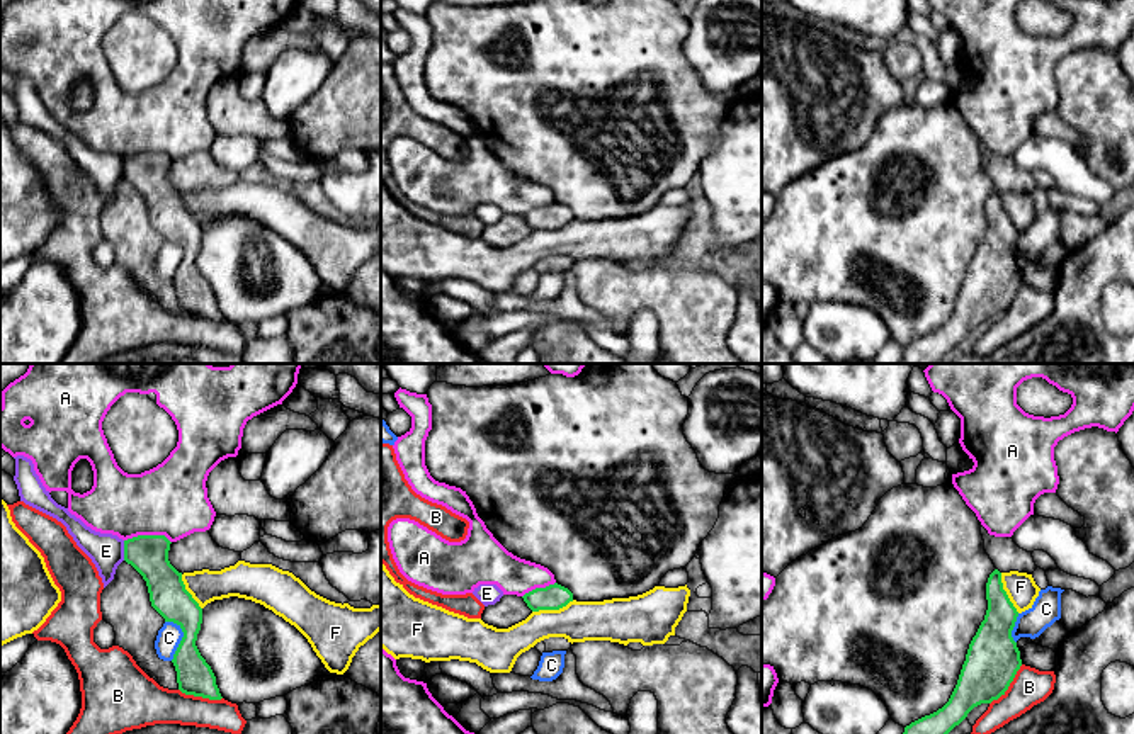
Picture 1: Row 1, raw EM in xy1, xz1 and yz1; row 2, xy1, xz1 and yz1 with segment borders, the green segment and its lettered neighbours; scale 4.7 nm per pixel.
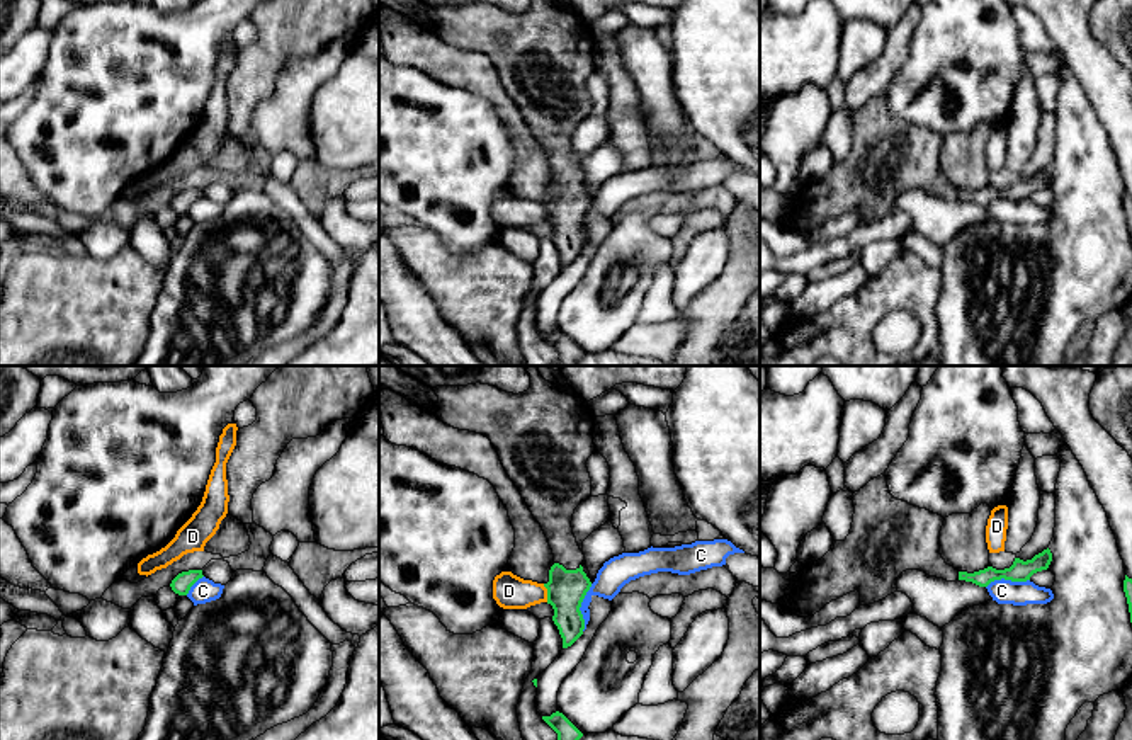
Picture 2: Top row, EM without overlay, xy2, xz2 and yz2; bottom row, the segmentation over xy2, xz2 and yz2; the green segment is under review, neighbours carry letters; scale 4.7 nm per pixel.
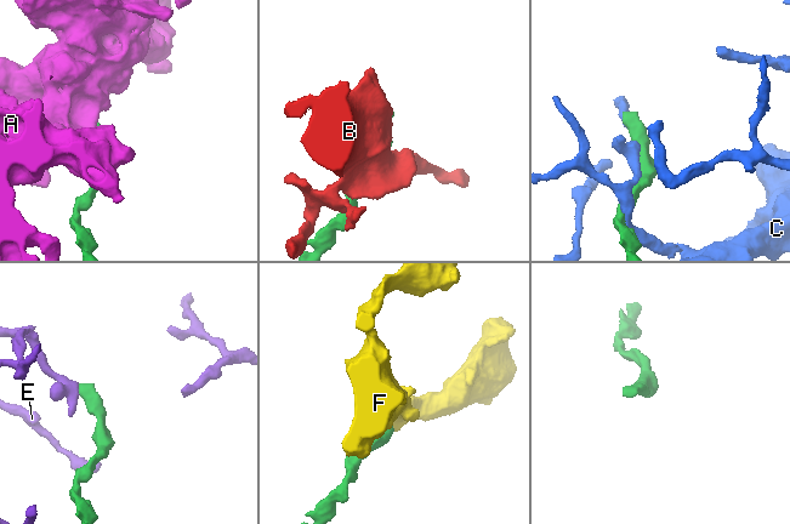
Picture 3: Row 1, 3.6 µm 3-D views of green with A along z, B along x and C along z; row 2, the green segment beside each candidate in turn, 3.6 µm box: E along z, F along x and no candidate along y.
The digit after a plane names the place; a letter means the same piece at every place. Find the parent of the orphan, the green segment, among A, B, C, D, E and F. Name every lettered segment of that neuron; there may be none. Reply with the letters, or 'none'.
none

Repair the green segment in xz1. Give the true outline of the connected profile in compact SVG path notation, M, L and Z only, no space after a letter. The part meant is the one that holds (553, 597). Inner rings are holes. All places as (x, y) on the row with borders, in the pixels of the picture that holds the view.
M554 583L546 588L536 588L525 593L522 598L532 612L559 610L573 601L573 593L568 588Z

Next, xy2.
M202 570L182 572L172 580L170 587L175 594L187 595L190 587L202 577Z

